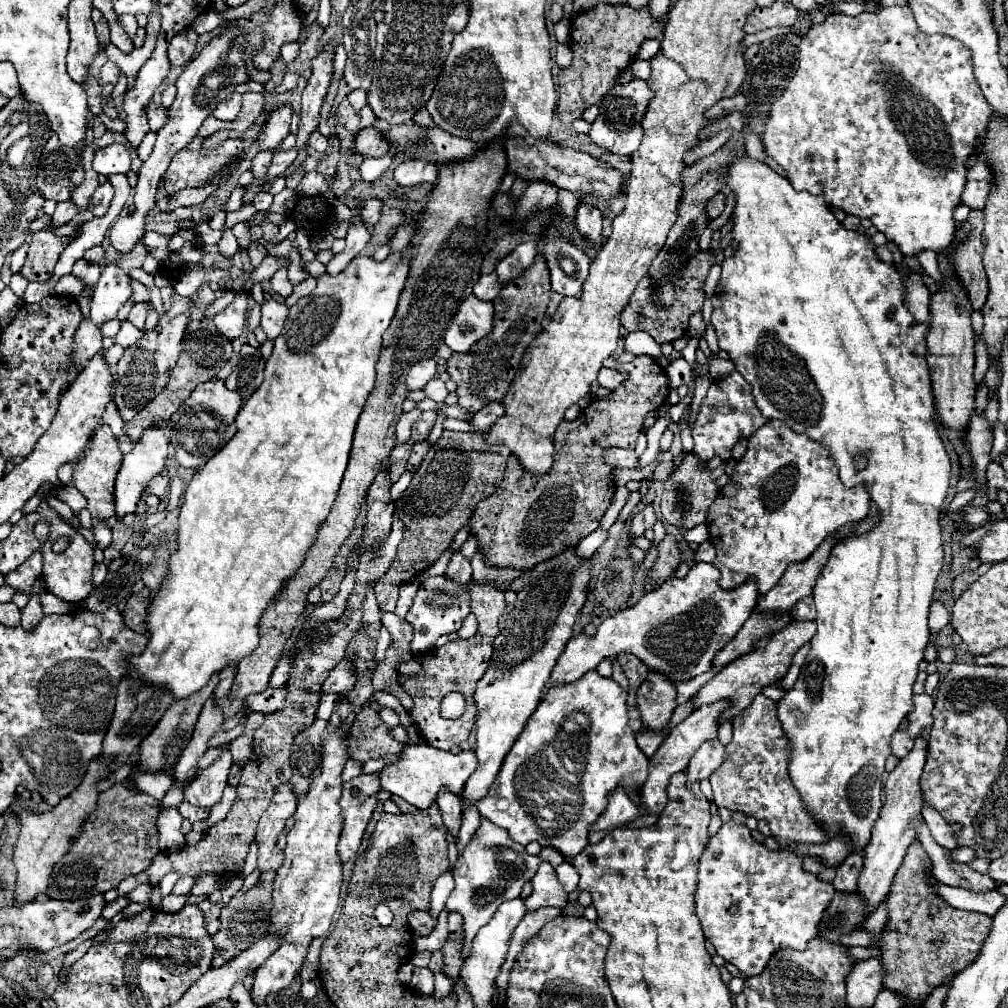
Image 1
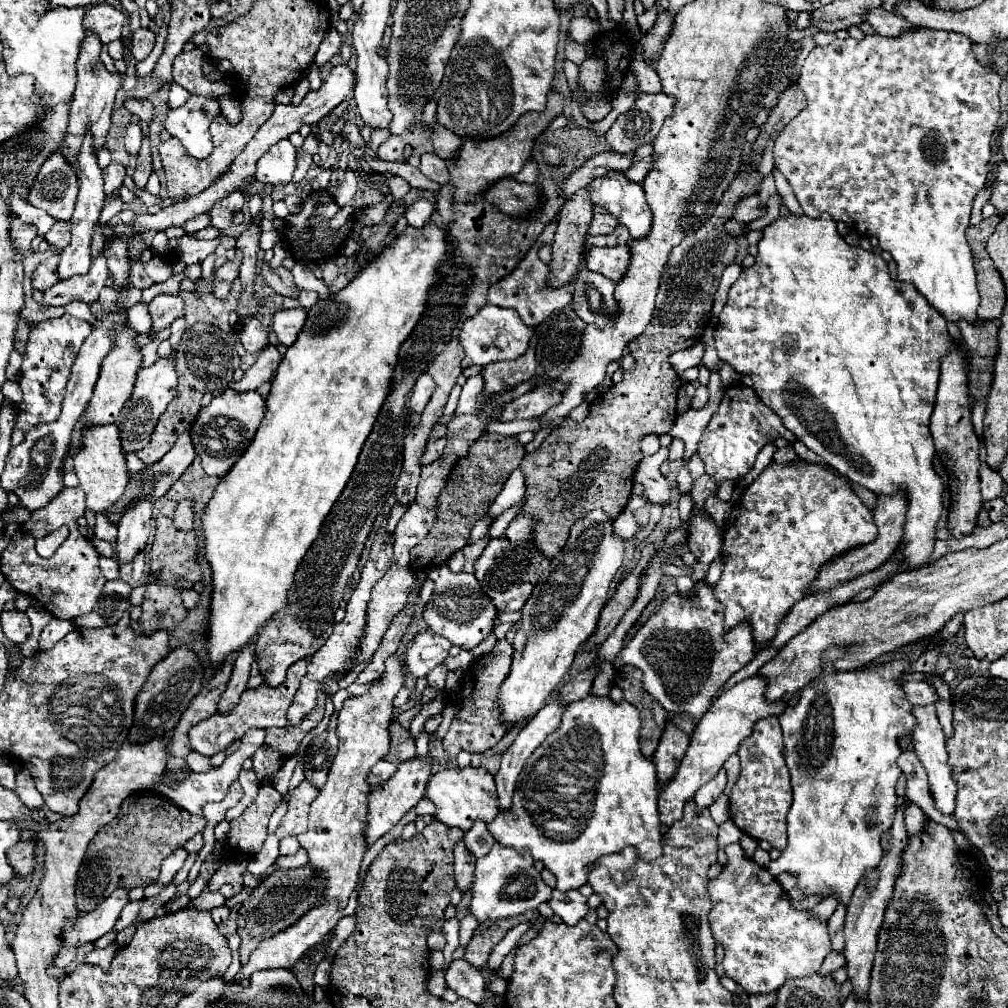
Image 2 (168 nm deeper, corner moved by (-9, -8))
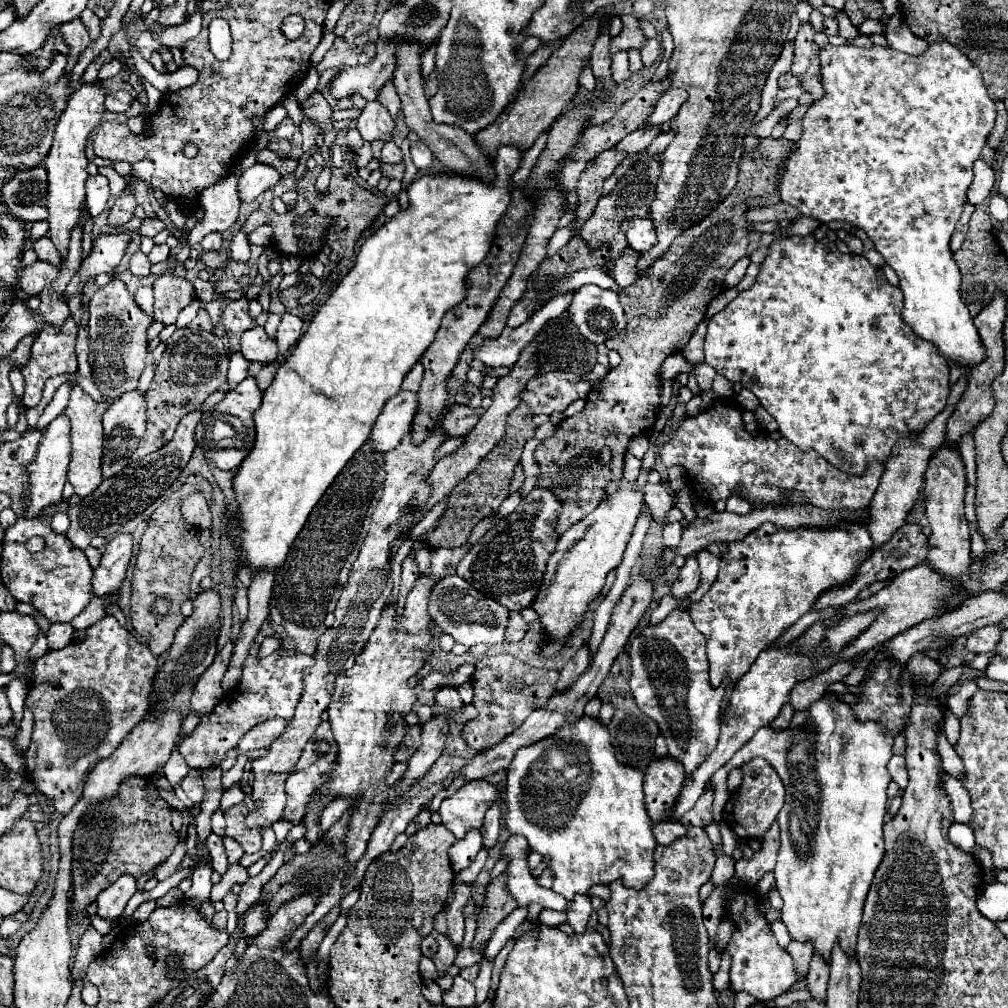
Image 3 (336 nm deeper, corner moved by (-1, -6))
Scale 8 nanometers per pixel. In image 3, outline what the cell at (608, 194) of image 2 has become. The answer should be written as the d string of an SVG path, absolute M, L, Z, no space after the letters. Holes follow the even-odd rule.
M633 217L631 221L623 221L621 223L621 231L627 235L629 245L635 251L647 251L653 247L655 243L655 229L651 219L641 219L641 217Z

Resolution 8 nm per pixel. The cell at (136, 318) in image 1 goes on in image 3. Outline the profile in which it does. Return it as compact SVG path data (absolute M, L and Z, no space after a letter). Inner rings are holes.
M173 273L157 277L157 281L153 283L153 293L155 293L153 317L165 325L173 325L179 311L187 307L195 297L193 285L185 277L177 277Z

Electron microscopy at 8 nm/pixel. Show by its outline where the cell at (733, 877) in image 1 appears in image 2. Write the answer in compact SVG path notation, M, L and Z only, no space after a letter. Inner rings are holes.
M739 843L727 845L725 855L727 855L727 865L723 867L721 875L709 881L709 895L713 899L713 911L709 915L709 923L715 941L725 947L725 959L723 959L725 975L735 983L739 983L747 995L773 993L779 987L783 987L787 979L801 979L813 975L821 967L823 959L829 955L827 923L819 923L817 919L811 917L811 913L801 913L793 909L783 887L775 883L775 877L765 867L759 867L753 859L747 859Z

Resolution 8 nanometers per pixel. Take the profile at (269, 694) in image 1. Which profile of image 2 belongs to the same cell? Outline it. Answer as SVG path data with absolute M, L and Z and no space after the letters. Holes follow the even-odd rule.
M305 659L297 661L297 663L293 663L289 667L287 677L285 677L285 681L279 687L269 687L267 683L261 683L257 689L247 689L241 695L237 707L231 713L227 713L227 715L217 713L217 715L209 717L207 721L197 723L189 731L191 749L197 751L197 753L201 753L201 755L211 757L211 755L215 755L219 751L225 751L233 741L241 739L245 735L245 731L251 729L251 727L263 727L263 729L269 729L269 727L287 727L289 725L287 723L287 709L289 709L289 703L293 701L293 695L295 695L295 691L299 687L301 677L305 675L305 671L307 671L307 661Z

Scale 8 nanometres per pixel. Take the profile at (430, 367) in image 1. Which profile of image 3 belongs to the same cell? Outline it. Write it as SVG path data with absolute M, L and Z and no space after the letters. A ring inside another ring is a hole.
M399 391L387 401L371 429L373 447L377 451L387 453L401 443L405 433L411 429L413 417L417 413L417 403L419 399L415 391Z

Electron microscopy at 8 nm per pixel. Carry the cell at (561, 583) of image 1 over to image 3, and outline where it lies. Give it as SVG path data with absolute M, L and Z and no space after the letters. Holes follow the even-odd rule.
M623 479L609 483L599 507L577 521L577 525L571 525L559 537L557 549L547 563L539 593L531 605L535 613L539 613L539 623L543 625L543 641L539 645L541 659L559 655L559 651L565 647L567 637L581 625L591 601L601 593L607 573L621 563L641 507L643 489L637 489Z

